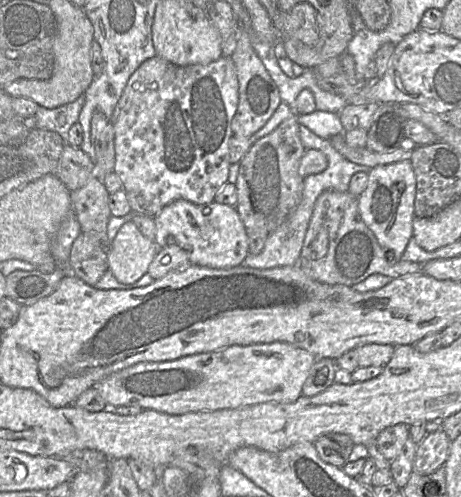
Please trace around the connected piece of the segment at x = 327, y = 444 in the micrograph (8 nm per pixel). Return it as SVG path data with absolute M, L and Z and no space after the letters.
M338 433L322 435L313 444L324 462L340 468L349 462L355 445L348 435Z

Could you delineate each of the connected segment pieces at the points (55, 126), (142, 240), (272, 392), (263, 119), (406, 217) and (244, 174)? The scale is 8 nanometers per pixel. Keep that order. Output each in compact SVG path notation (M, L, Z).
M81 95L75 101L54 109L39 106L34 115L33 127L57 132L67 143L68 132L78 122L84 101L85 97Z
M131 221L118 230L107 250L108 269L122 284L133 284L147 273L158 246L146 238Z
M285 342L232 345L215 352L199 353L162 362L140 362L115 372L94 387L111 409L137 406L170 415L190 412L232 410L262 403L292 403L302 395L302 387L317 361L311 353Z
M240 30L240 37L231 58L239 83L239 103L231 123L233 136L251 137L267 123L282 100L277 85L255 52L251 36L246 30Z
M410 160L387 165L378 165L368 173L367 185L358 197L361 219L371 230L379 245L385 251L394 253L394 260L400 261L413 237L415 175Z
M293 114L273 132L256 141L239 162L235 208L246 230L274 232L292 215L301 200L304 179L298 170L306 149L300 139L297 116Z

